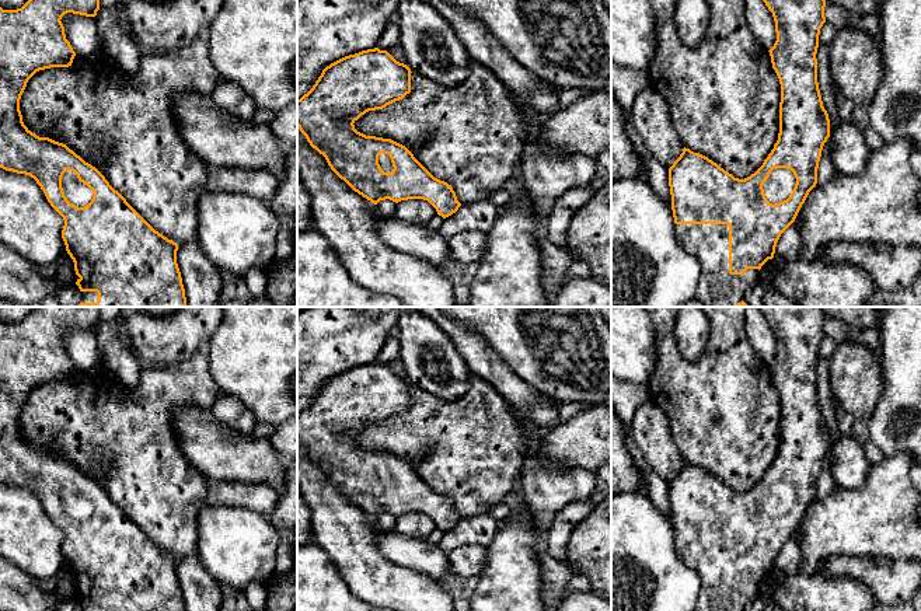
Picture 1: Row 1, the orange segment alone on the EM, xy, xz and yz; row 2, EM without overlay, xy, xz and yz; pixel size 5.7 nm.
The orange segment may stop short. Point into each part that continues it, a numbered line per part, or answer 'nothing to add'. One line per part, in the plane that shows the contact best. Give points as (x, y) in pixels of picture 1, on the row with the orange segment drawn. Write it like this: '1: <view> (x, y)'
1: yz (708, 244)

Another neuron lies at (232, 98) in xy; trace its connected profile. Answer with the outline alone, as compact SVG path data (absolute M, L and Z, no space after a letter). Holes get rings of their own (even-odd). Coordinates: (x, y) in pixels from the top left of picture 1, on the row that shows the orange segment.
M220 80L212 91L212 99L223 111L243 122L251 122L257 111L254 101L234 83Z

